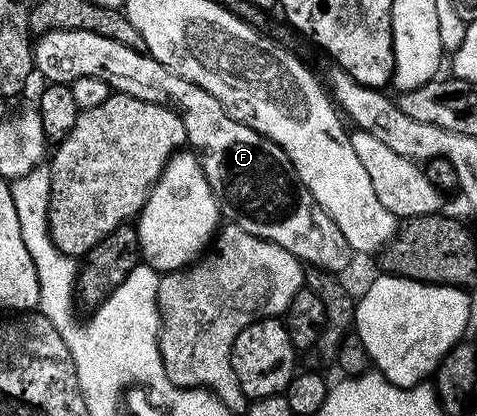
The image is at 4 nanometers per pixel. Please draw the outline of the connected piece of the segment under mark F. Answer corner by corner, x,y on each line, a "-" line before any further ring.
78,27
66,29
48,29
38,36
33,43
33,67
44,75
47,83
66,83
70,85
77,77
97,77
105,81
112,92
129,97
137,97
137,101
149,101
149,105
161,105
173,108
185,125
187,143
190,150
199,156
199,164
203,166
205,177
209,181
209,189
213,189
215,199
219,202
222,218
239,224
245,233
253,233
253,237
261,237
281,245
281,249
289,249
304,264
322,267
332,273
343,273
351,263
353,252
345,241
345,233
337,229
333,217
317,205
313,193
297,177
289,157
272,139
266,139
261,133
249,129
249,125
239,123
232,115
227,114
217,97
201,85
193,85
193,81
185,81
173,69
161,65
146,51
134,51
129,45
121,45
121,41
113,41
113,37
105,37
96,31
80,31

